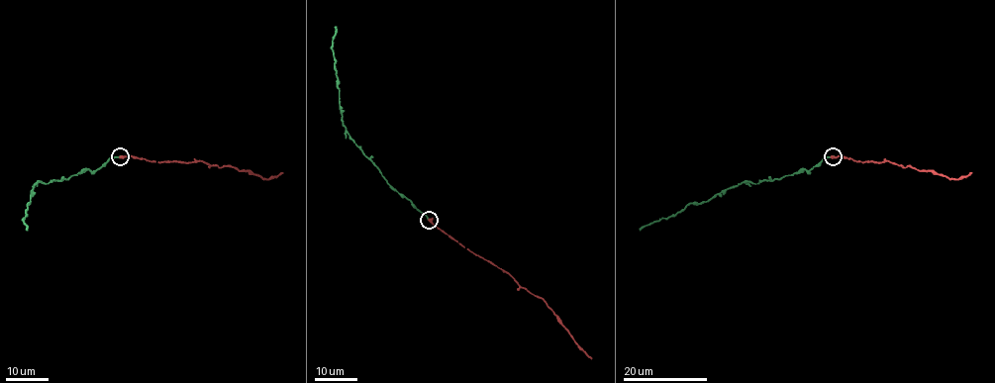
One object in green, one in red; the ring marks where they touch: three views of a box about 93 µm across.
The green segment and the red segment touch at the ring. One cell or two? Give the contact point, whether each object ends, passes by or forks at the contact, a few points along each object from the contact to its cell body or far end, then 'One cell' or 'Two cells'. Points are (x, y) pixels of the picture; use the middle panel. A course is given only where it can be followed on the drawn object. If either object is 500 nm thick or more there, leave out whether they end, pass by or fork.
Place: (429, 220). Course of green: (429, 220), (390, 184), (346, 130), (340, 109), (332, 48), (334, 27). Course of red: (429, 220), (541, 297), (576, 343), (592, 358). One cell

